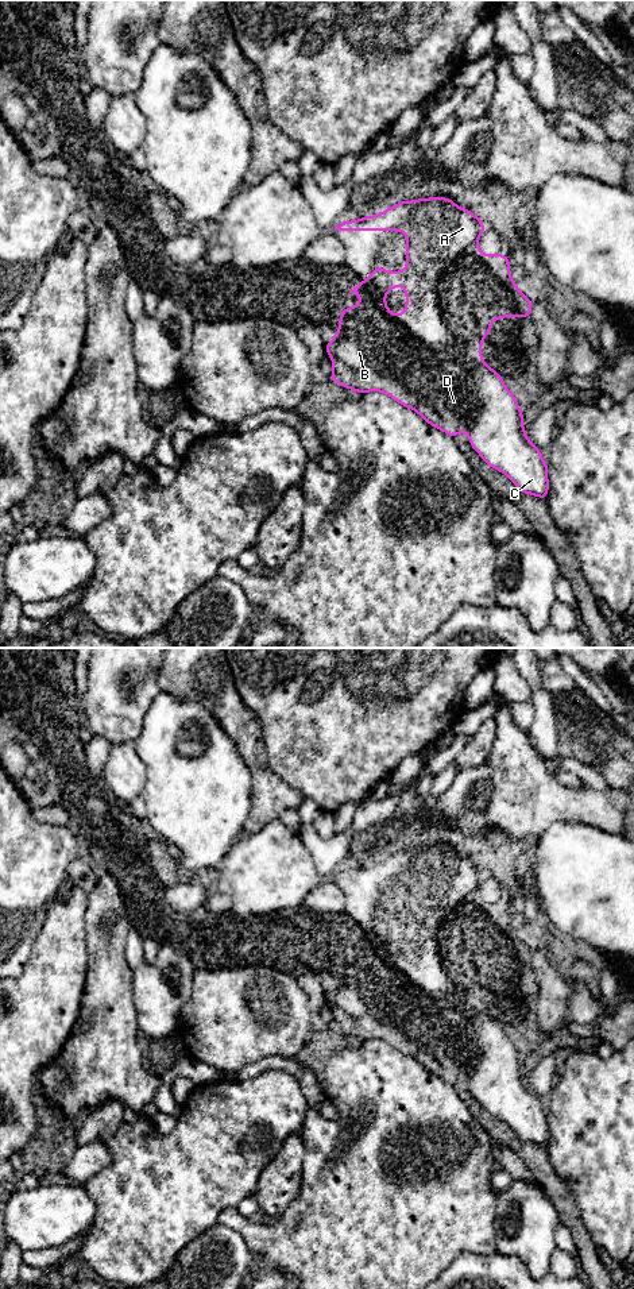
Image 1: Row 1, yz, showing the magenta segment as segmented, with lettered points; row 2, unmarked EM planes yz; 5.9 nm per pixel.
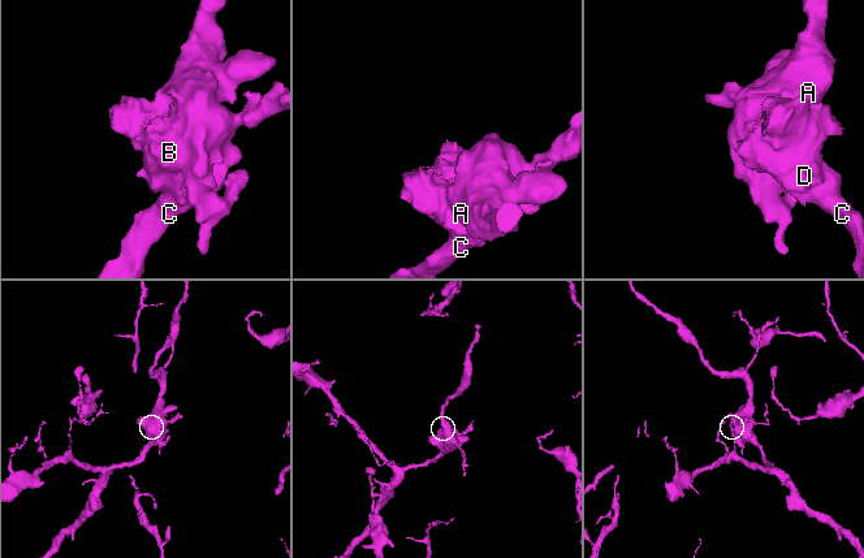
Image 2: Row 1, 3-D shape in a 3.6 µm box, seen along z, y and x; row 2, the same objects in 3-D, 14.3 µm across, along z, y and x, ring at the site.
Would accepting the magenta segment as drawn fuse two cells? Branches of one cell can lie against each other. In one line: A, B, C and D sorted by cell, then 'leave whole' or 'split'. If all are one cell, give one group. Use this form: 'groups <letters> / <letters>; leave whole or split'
groups A B C / D; split

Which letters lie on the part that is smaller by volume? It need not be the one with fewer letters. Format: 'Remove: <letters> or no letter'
Remove: D

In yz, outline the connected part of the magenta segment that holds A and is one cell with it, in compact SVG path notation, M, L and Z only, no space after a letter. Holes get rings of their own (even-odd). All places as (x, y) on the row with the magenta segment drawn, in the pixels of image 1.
M432 197L405 201L388 207L383 213L364 216L359 220L343 221L337 231L405 231L406 232L406 270L386 273L378 263L374 273L368 273L364 282L360 281L349 293L357 293L362 302L341 310L339 332L329 344L324 344L325 352L333 359L329 381L355 390L357 394L382 391L402 406L406 406L406 364L407 355L414 356L420 371L429 370L451 379L463 379L467 385L472 410L476 413L468 431L471 447L492 468L507 475L519 491L546 501L549 491L548 464L542 459L540 448L529 441L522 425L523 410L518 408L515 397L505 386L502 375L486 366L482 359L482 340L492 332L490 324L499 317L531 317L533 301L525 297L517 287L517 282L509 274L511 260L505 254L486 255L478 248L479 236L486 224L469 209L461 209L451 198ZM398 285L405 285L406 309L395 316L387 309L384 294Z

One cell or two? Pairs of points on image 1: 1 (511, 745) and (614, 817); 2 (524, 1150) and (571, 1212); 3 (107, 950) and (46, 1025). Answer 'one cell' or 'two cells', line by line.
1: one cell
2: one cell
3: two cells

